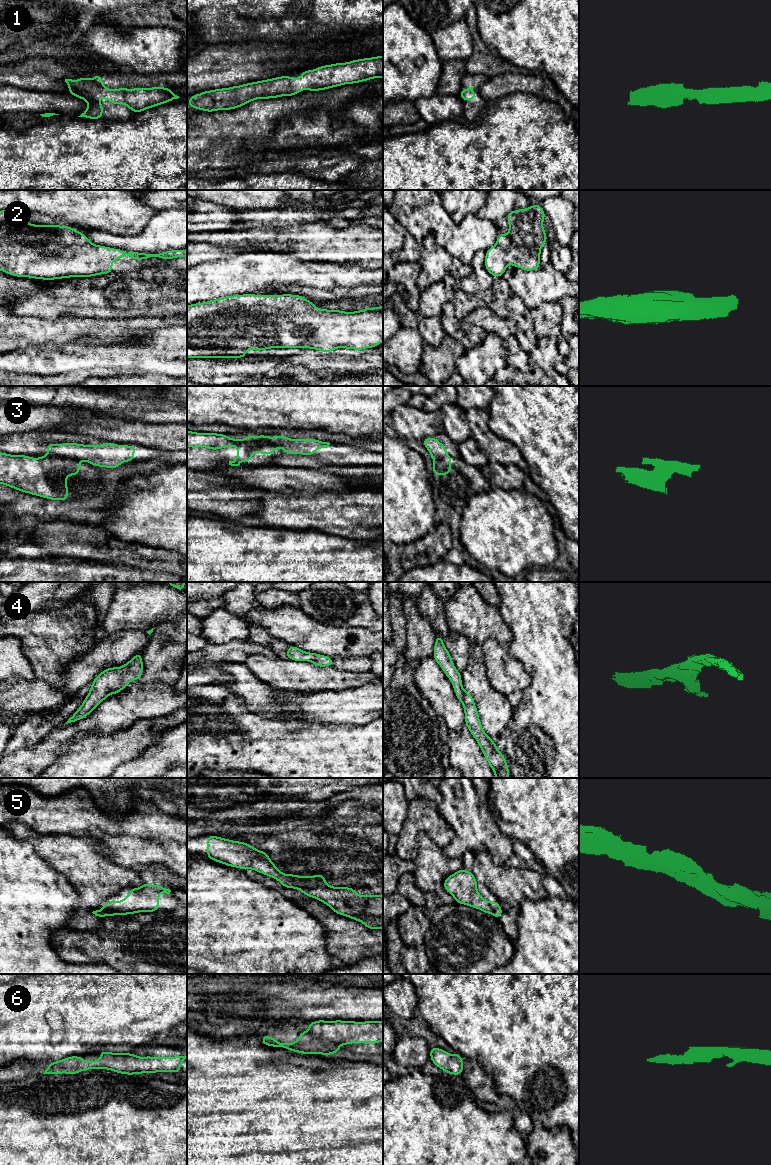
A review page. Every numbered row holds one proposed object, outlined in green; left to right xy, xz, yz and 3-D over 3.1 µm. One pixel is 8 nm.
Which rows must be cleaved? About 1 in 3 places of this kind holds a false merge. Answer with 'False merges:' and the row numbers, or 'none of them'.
False merges: 3

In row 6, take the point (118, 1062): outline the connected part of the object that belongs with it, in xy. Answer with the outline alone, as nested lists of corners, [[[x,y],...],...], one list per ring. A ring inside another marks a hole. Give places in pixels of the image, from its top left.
[[[101,1051],[100,1059],[96,1061],[85,1061],[80,1056],[71,1056],[52,1062],[43,1074],[78,1074],[80,1071],[89,1069],[108,1069],[120,1074],[134,1075],[151,1074],[156,1072],[180,1073],[182,1062],[187,1059],[184,1056],[174,1057],[139,1057],[133,1053],[112,1053]]]

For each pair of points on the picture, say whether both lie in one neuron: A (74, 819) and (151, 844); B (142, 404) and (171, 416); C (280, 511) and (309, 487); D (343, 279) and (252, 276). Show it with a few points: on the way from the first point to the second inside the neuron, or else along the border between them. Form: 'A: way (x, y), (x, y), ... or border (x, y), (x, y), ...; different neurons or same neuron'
A: way (93, 831), (110, 831), (132, 837); same neuron
B: way (149, 411), (164, 412); same neuron
C: border (330, 492), (318, 492), (307, 495); different neurons
D: way (320, 275), (275, 275); same neuron

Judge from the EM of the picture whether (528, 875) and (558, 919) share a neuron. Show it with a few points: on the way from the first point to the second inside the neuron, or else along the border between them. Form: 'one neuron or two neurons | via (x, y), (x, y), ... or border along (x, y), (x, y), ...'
two neurons | border along (548, 896), (536, 900), (524, 898), (521, 904)

